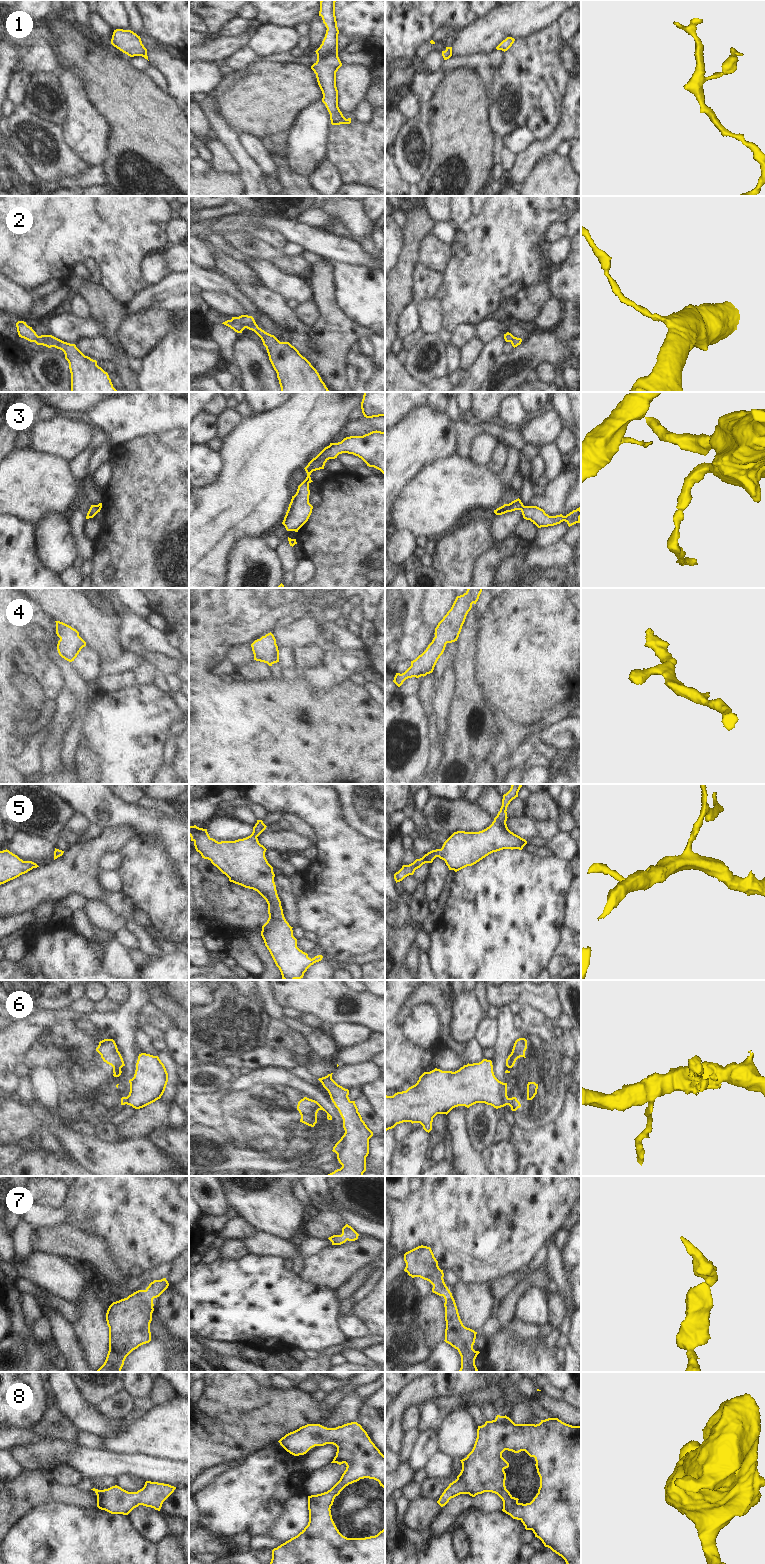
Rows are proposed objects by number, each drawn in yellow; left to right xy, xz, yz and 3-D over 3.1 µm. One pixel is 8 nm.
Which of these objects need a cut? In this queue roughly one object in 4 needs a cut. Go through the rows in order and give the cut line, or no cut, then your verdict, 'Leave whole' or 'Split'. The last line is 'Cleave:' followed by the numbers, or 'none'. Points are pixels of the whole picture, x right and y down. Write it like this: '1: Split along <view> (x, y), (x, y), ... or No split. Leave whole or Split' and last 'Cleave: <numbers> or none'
1: No split. Leave whole
2: No split. Leave whole
3: No split. Leave whole
4: No split. Leave whole
5: No split. Leave whole
6: Split along xz (315, 1101), (319, 1109). Split
7: No split. Leave whole
8: No split. Leave whole
Cleave: 6

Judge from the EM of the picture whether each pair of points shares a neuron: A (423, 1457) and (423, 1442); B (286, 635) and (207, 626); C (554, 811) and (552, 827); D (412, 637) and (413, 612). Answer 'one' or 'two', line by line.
A: one
B: two
C: two
D: one

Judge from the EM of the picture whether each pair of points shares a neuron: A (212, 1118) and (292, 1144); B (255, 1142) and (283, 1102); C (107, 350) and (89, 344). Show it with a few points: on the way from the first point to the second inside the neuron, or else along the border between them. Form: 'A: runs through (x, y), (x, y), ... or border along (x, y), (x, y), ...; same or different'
A: runs through (231, 1086), (273, 1085), (296, 1110); same
B: runs through (265, 1132), (279, 1118), (279, 1112); same
C: runs through (103, 350), (93, 347); same

